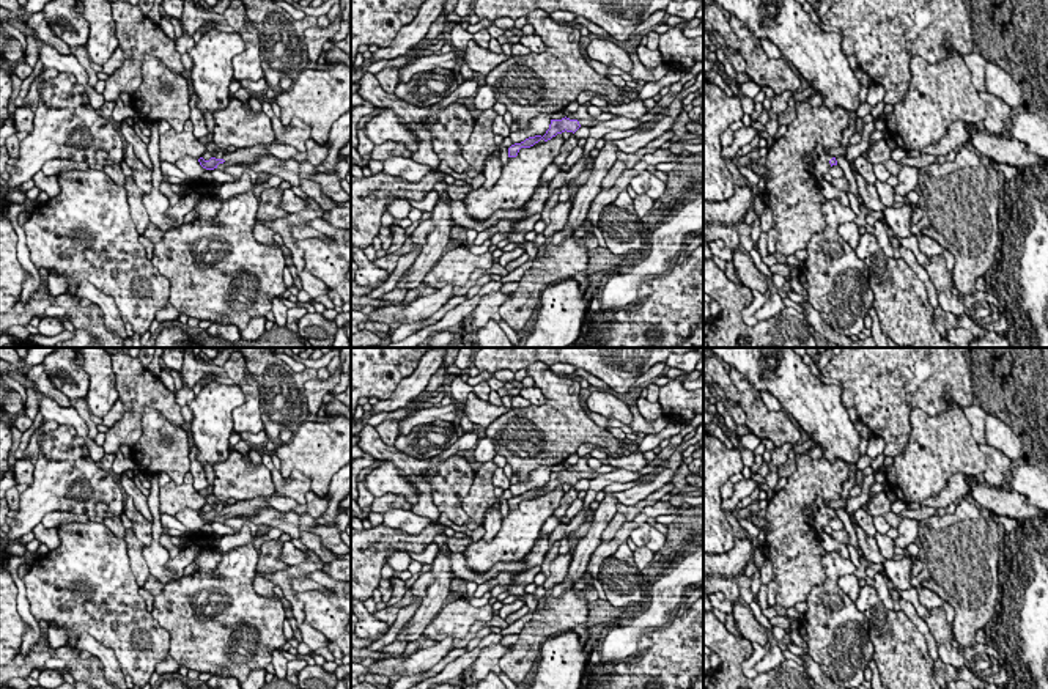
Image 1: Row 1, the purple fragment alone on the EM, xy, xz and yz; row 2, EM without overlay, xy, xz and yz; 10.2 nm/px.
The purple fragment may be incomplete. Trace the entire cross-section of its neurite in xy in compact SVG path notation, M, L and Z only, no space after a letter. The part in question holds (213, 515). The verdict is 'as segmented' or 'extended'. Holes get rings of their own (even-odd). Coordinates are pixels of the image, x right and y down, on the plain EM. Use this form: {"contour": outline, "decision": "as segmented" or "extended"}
{"contour": "M255 497L250 500L236 500L234 505L225 505L222 511L211 510L205 513L203 510L198 511L200 518L206 522L220 522L225 524L231 518L247 516L252 518L256 514L260 508L268 508L269 497Z", "decision": "extended"}

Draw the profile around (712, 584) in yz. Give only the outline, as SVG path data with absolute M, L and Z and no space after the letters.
M705 576L703 593L713 595L721 591L732 604L740 602L740 588L735 579L724 576Z

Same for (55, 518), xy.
M52 511L42 518L41 524L46 529L52 529L52 527L58 527L60 524L69 524L77 521L85 521L85 518L80 518L79 514L68 513L68 511Z

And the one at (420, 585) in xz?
M431 573L420 574L420 577L414 582L411 588L414 601L419 601L422 604L423 598L426 596L426 590L433 582L434 576Z

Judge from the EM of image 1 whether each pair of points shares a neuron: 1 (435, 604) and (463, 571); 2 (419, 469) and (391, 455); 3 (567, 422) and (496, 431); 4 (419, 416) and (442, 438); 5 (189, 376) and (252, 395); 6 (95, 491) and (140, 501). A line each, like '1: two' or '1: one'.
1: two
2: one
3: one
4: two
5: one
6: two

